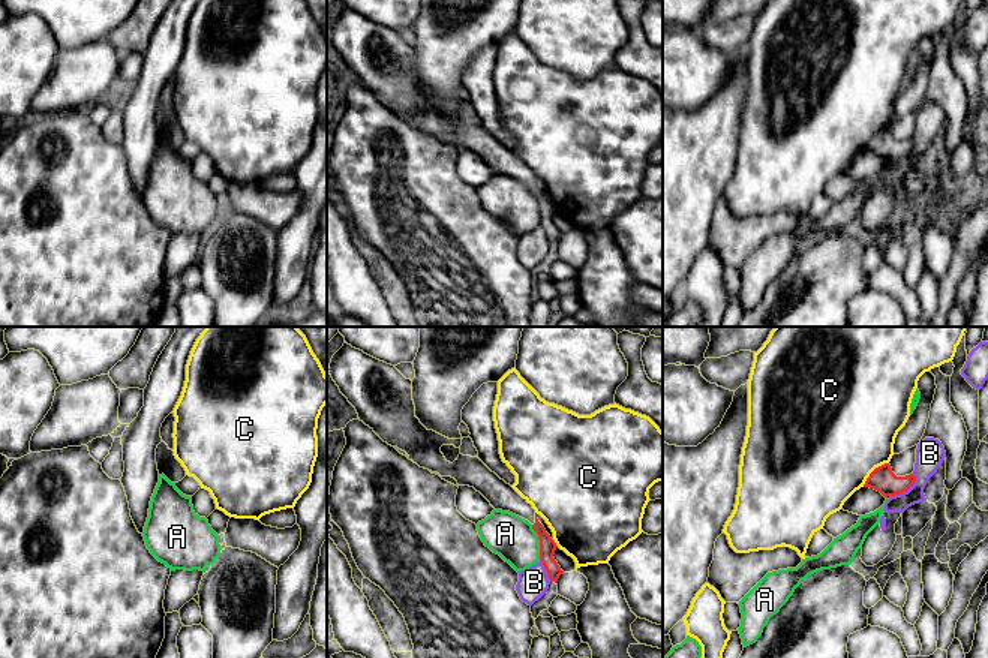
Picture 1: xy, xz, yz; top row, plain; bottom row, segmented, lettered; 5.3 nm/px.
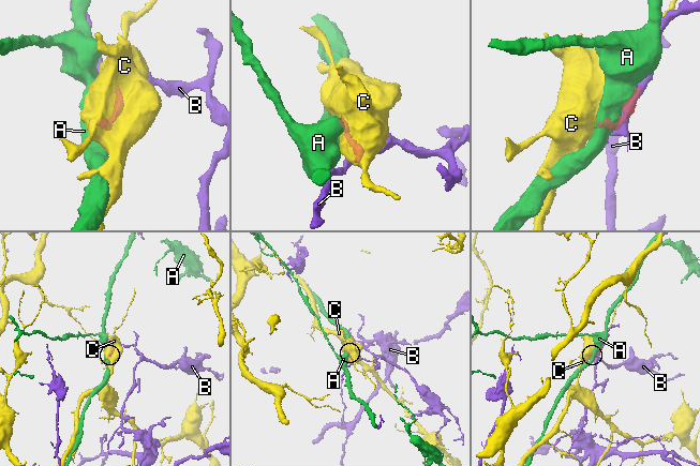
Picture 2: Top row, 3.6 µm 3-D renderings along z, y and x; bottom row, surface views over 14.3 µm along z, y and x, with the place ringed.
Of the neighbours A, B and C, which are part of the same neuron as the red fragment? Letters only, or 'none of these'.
none of these

